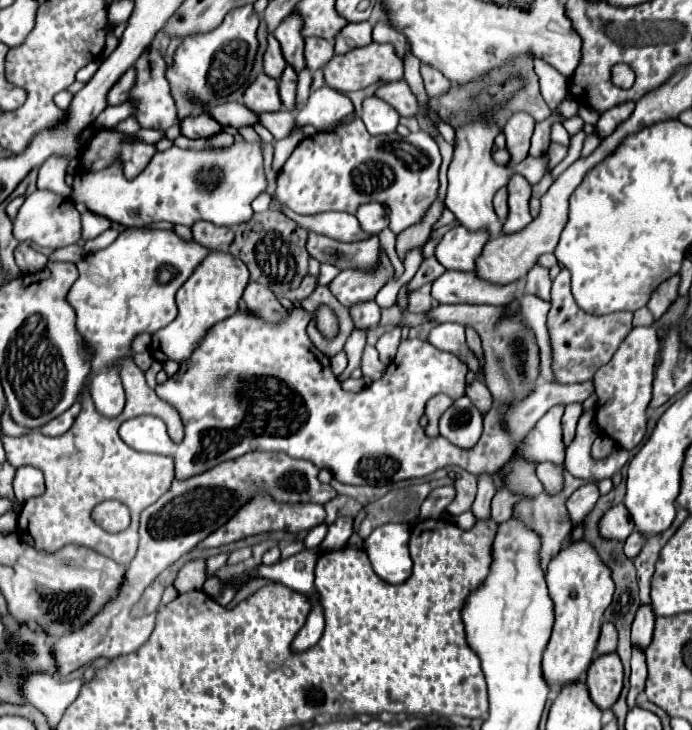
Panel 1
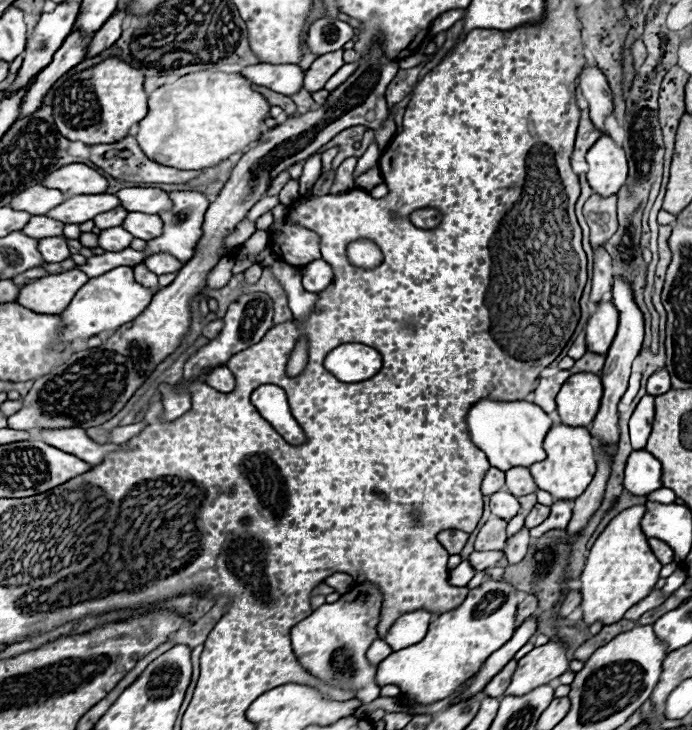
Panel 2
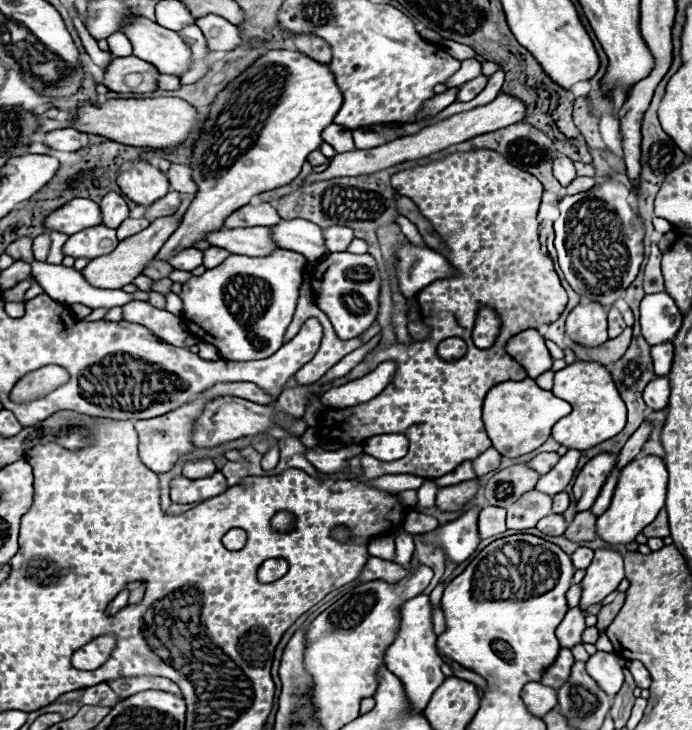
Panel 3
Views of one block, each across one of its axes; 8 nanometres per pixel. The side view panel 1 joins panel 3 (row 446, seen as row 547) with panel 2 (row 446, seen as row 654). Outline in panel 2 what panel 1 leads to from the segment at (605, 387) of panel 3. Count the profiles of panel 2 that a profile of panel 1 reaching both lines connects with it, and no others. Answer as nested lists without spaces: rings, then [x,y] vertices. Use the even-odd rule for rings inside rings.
[[[554,424],[544,440],[544,450],[548,458],[530,466],[530,474],[536,480],[538,490],[546,490],[554,500],[574,500],[578,498],[594,478],[596,472],[596,454],[594,440],[586,428],[570,428],[564,424]]]

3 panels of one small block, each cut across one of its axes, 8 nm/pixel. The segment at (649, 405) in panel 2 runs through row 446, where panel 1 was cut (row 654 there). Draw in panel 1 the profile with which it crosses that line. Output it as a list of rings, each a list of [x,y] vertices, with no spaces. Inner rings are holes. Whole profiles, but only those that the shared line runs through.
[[[632,650],[632,674],[630,674],[630,692],[628,692],[628,708],[634,706],[636,696],[644,690],[646,684],[646,658],[642,650]]]

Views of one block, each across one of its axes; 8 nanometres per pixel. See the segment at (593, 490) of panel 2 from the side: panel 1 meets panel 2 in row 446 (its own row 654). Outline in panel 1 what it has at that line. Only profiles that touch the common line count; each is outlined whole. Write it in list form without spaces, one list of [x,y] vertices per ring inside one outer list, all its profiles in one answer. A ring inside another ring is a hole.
[[[604,622],[602,624],[602,632],[600,632],[600,640],[598,640],[598,646],[596,646],[596,654],[602,656],[602,654],[614,652],[616,644],[618,644],[618,632],[616,632],[614,624],[612,622]]]

